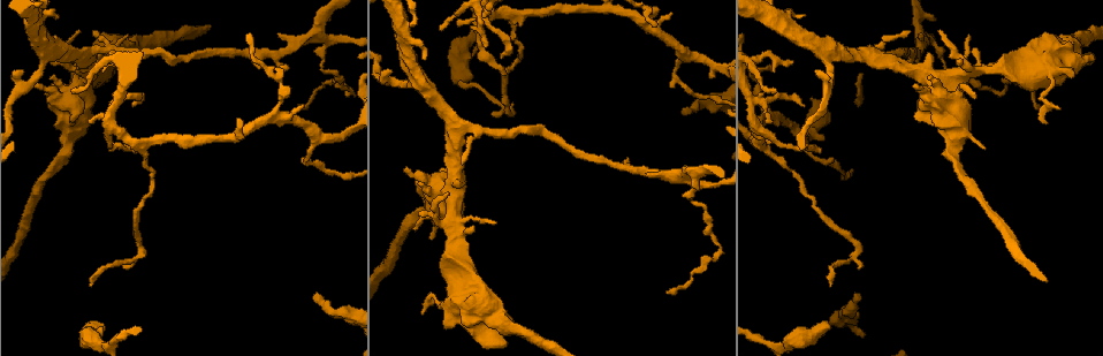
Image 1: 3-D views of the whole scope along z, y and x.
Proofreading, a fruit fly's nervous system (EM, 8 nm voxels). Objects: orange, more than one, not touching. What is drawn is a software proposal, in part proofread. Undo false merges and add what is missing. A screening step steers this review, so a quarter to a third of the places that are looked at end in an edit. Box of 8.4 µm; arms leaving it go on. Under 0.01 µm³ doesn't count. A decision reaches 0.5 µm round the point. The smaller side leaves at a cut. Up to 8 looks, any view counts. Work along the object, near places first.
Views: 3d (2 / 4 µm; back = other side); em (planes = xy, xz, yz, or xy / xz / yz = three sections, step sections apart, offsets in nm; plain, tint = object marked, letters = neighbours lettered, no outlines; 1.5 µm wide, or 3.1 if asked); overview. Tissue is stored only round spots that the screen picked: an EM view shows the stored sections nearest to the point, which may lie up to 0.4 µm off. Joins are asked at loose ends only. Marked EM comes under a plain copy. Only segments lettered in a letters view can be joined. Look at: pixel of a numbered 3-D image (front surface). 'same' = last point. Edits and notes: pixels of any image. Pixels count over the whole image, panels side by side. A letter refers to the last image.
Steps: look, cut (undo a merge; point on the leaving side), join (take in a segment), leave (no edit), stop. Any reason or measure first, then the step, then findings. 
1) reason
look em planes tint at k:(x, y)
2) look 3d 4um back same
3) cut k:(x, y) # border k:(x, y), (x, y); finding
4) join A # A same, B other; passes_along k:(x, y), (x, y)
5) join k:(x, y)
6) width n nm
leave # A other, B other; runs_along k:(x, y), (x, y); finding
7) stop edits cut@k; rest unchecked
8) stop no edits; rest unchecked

free end
look em xy step 4 letters at 1:(830, 328)

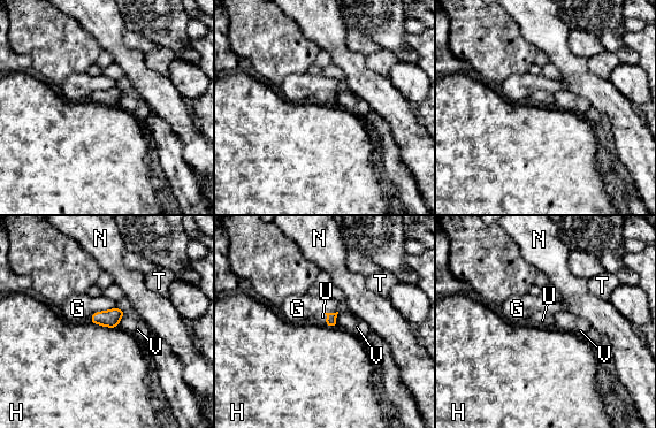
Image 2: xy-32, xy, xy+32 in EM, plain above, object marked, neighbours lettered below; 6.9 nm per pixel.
cut it another way
look em planes letters same

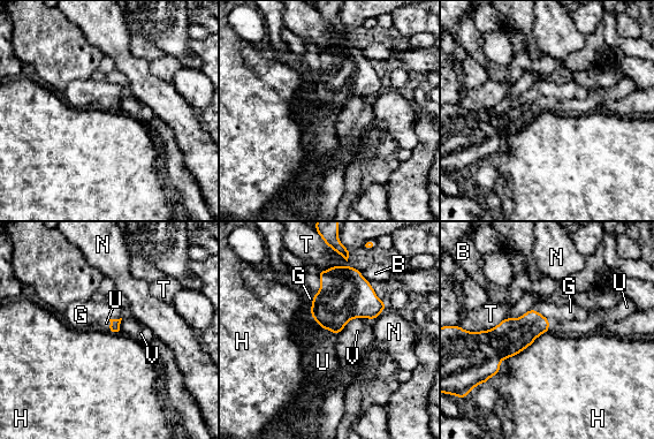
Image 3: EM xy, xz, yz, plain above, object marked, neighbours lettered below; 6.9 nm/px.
join U # B other, G other, H other, N other, T other, U same, V other; passes_along 3:(342, 297), (331, 331), (322, 362); it goes on there

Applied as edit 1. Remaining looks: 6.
look overview

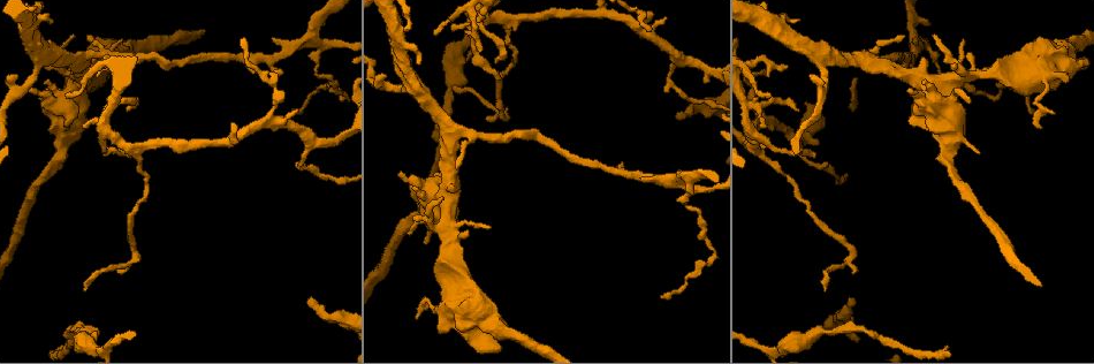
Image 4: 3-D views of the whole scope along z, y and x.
branch stops here
look em yz step 4 letters at 4:(313, 299)

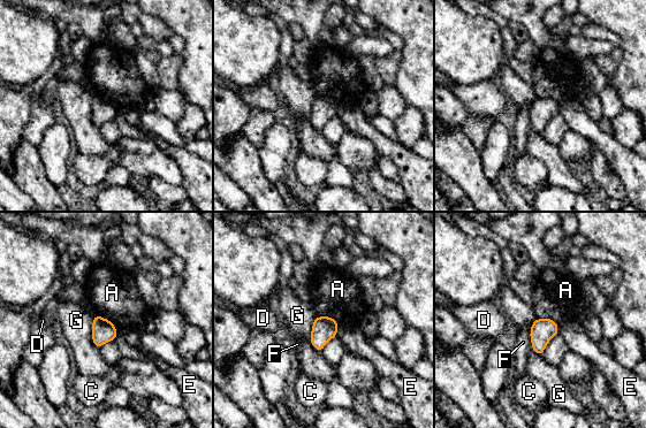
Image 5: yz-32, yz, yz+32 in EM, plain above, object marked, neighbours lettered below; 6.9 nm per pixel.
width 160 nm
leave # A other, C other, D other, E other, F other, G other; none of them fits

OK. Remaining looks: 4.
three-way junction
look em planes letters at 4:(267, 122)

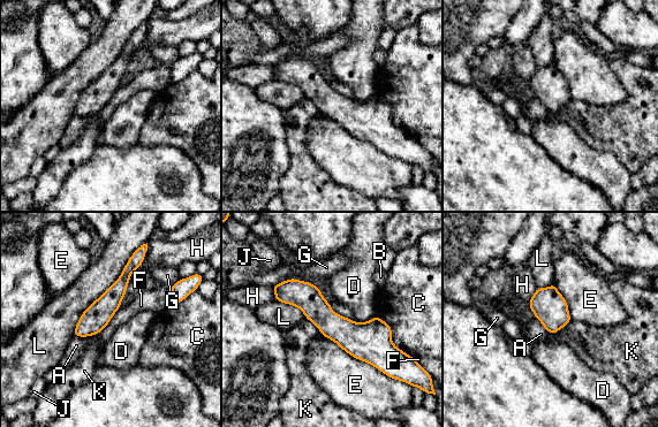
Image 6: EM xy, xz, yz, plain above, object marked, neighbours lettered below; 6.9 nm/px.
width 190 nm
leave # A other, B other, C other, D other, E other, F other, G other, H other, J other, K other, L other; one cell here

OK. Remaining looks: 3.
stop edits join@3; rest unchecked

